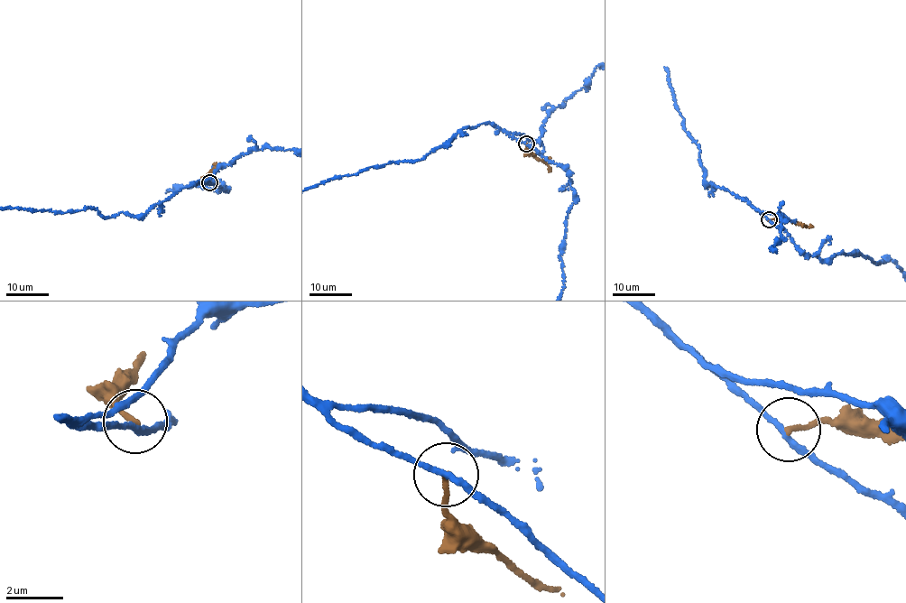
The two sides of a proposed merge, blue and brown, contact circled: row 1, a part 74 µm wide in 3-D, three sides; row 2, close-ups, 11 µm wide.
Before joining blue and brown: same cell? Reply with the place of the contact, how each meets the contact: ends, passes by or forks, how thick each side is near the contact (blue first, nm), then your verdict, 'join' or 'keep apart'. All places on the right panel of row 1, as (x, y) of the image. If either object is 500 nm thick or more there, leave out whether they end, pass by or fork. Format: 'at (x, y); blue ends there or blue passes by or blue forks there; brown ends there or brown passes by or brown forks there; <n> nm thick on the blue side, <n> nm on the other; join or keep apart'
at (769, 219); blue passes by; brown ends there; 200 nm thick on the blue side, 170 nm on the other; keep apart

